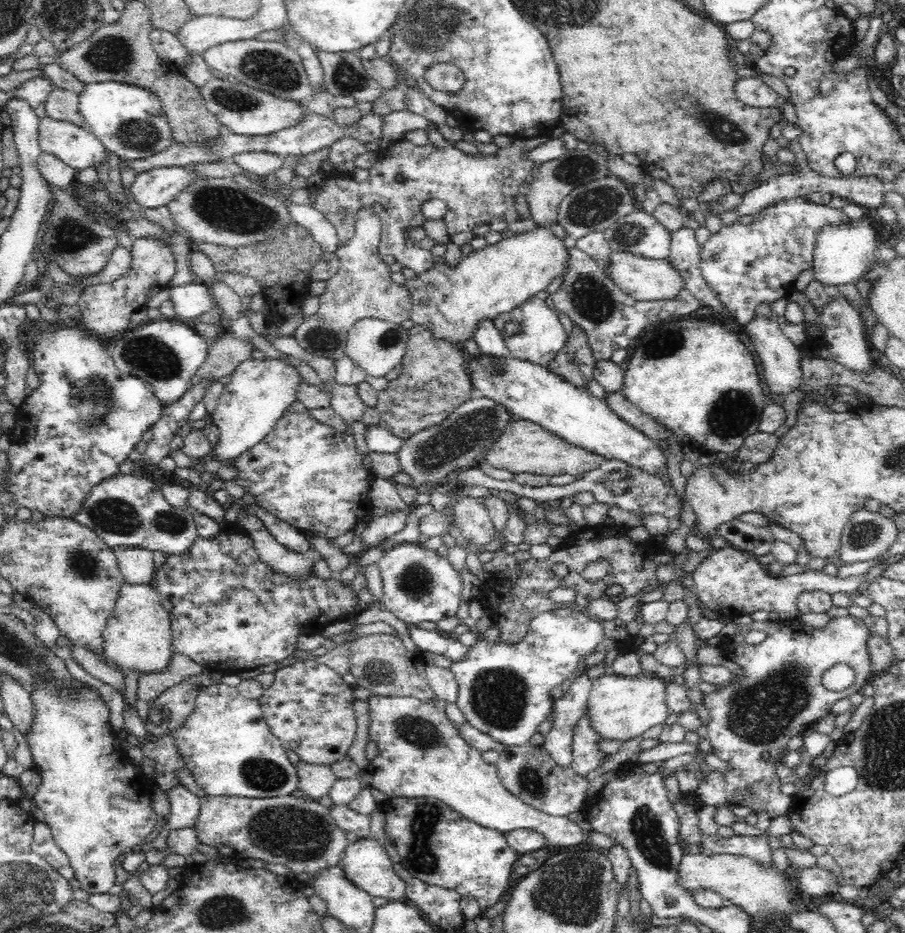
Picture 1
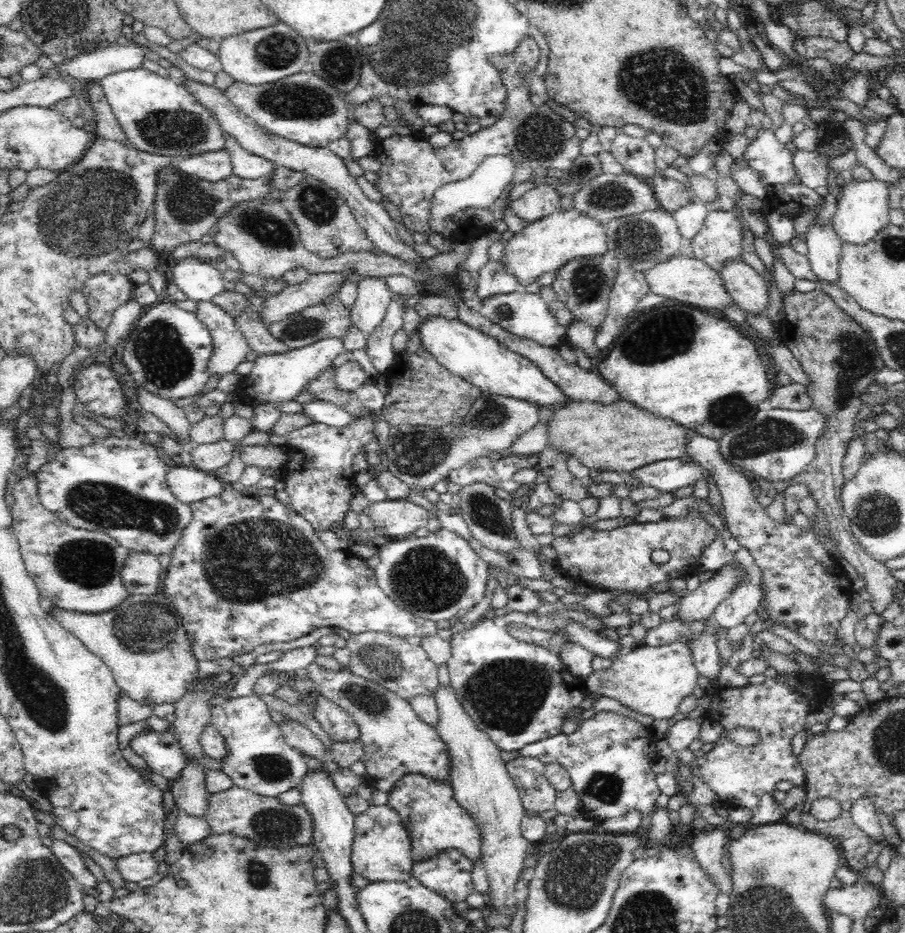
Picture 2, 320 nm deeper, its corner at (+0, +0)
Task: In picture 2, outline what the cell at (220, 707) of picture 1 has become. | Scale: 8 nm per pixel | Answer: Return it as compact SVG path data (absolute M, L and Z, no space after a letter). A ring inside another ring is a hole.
M253 694L252 696L226 699L222 704L212 707L211 722L226 740L229 754L226 759L218 762L222 762L221 771L232 779L234 785L267 797L277 797L281 792L300 787L305 774L308 773L308 765L306 765L301 753L286 743L281 728L272 721L268 707L261 697Z

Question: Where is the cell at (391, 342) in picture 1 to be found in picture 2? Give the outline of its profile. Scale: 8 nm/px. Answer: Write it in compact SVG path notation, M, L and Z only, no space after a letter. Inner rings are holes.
M359 277L357 297L351 308L351 323L366 336L381 325L391 303L391 294L385 278Z

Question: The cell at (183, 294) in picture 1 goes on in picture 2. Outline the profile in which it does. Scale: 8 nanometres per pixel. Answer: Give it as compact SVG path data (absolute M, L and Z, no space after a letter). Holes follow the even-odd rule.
M186 258L172 261L169 269L170 281L178 285L190 300L211 301L213 296L224 291L225 278L215 265Z

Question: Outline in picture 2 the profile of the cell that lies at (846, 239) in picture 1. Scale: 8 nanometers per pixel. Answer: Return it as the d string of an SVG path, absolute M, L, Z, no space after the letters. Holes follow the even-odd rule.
M854 180L840 184L843 198L838 201L838 210L830 219L830 226L842 244L862 246L876 238L889 223L889 192L887 182L882 180Z

